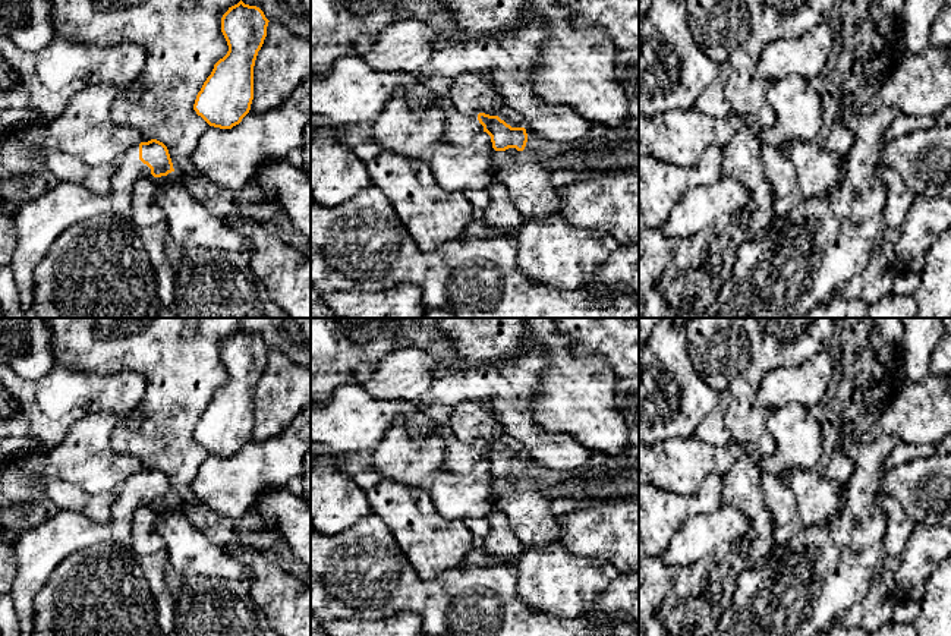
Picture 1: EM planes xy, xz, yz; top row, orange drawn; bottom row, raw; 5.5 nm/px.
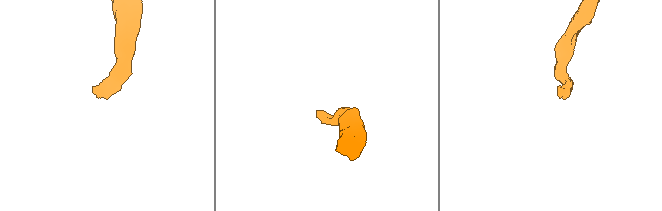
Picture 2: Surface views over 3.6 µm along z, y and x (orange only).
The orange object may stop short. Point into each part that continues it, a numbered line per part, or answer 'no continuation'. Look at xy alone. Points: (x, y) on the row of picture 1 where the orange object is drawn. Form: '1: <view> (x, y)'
1: xy (40, 219)

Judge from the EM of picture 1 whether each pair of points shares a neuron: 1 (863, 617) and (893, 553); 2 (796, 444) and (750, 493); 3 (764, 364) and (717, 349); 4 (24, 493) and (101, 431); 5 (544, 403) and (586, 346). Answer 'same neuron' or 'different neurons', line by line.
1: same neuron
2: different neurons
3: different neurons
4: same neuron
5: different neurons

